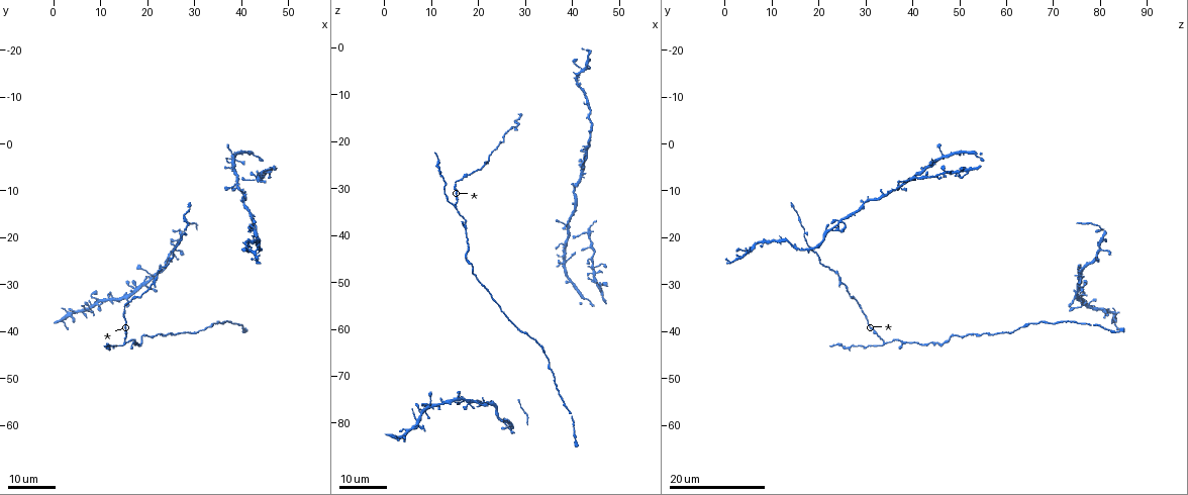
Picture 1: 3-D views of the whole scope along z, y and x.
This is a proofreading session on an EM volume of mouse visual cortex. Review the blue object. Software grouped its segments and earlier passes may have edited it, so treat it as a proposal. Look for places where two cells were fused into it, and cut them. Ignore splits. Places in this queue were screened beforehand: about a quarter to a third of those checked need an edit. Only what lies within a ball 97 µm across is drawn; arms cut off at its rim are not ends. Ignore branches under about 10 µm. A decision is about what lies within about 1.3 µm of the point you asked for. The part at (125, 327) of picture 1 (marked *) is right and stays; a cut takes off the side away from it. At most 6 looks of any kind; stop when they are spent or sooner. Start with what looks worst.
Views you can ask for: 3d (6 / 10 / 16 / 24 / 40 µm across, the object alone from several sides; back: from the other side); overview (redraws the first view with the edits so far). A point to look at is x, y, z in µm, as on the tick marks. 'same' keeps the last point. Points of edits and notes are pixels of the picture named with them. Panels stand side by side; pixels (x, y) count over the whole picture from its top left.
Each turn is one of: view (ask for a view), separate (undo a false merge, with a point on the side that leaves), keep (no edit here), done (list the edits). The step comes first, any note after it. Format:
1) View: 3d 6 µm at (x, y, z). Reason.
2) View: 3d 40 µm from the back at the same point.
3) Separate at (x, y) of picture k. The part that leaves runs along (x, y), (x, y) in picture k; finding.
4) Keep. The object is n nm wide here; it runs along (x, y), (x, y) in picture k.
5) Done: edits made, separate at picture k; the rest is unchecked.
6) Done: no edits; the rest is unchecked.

View: 3d 16 µm at (43.0, 7.5, 40.0). Three arms meet.

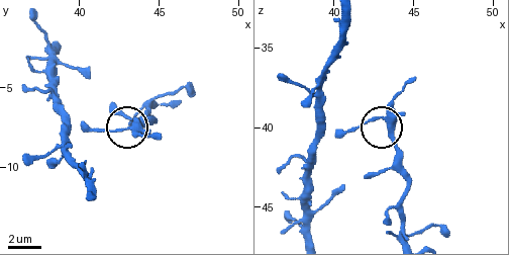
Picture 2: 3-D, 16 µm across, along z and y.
View: 3d 6 µm at (42.9, 7.6, 39.4).

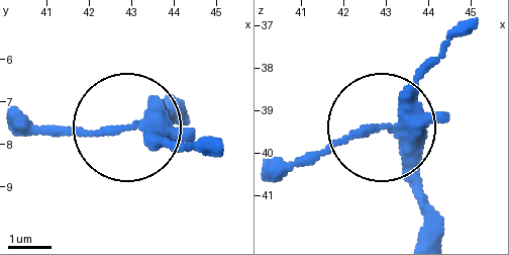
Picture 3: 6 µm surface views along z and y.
Keep. It runs along (17, 119), (115, 131), (188, 119) in picture 3; continuous, no second cell.

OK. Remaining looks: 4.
View: 3d 24 µm at (43.5, 18.5, 22.5). Four arms meet.

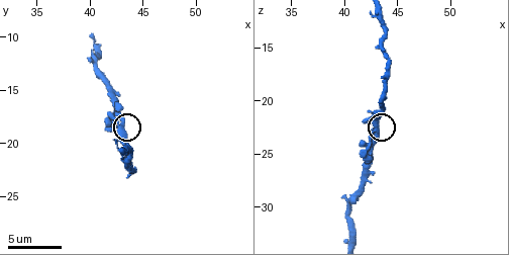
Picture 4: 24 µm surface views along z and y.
View: 3d 10 µm at (43.0, 18.4, 22.2). Closer look.

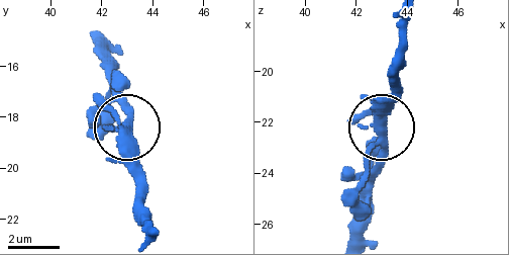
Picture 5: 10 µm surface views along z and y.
Keep. 4 arms meet here; one cell here.

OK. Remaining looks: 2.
View: 3d 24 µm at (19.0, 41.0, 48.0). Calibre changes.

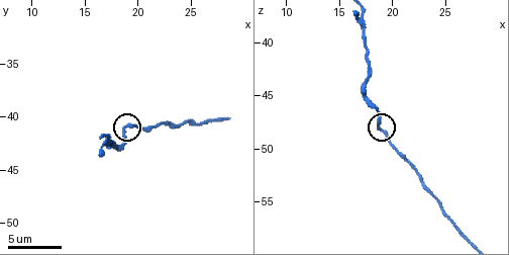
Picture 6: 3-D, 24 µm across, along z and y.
View: 3d 6 µm at (18.8, 41.2, 48.2). Closer look.

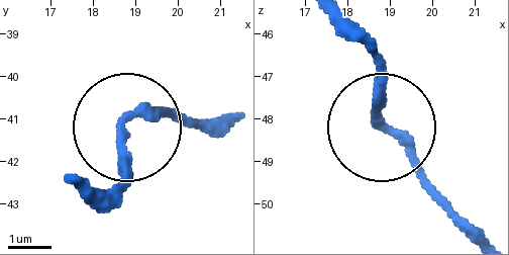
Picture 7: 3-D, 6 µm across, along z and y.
Keep. The object is 210 nm wide here; it runs along (349, 26), (375, 59), (386, 123), (466, 229) in picture 7; continuous, no second cell.

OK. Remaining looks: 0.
Done: no edits; the rest is unchecked.

